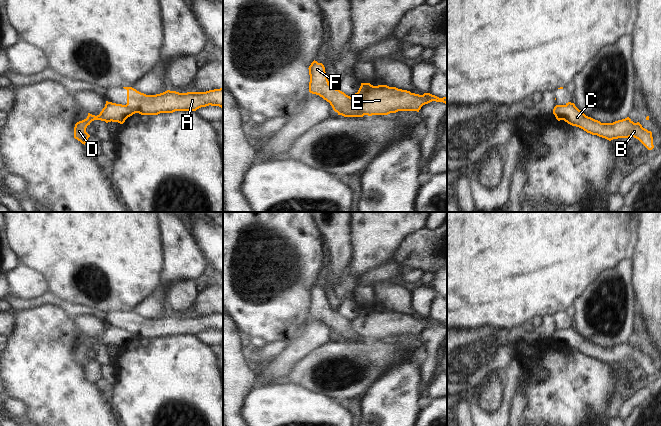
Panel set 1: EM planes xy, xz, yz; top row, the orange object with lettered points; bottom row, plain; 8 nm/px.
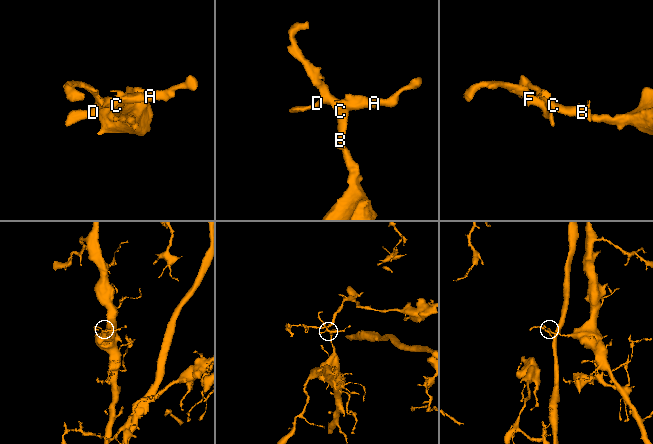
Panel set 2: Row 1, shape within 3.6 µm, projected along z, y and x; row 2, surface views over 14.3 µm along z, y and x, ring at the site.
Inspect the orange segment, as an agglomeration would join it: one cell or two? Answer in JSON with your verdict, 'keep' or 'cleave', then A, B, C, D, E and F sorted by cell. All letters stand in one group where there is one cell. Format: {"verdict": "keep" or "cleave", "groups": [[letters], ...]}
{"verdict": "cleave", "groups": [["A", "E"], ["B", "C", "D", "F"]]}

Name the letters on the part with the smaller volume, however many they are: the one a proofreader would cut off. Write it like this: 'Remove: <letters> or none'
Remove: A, E

